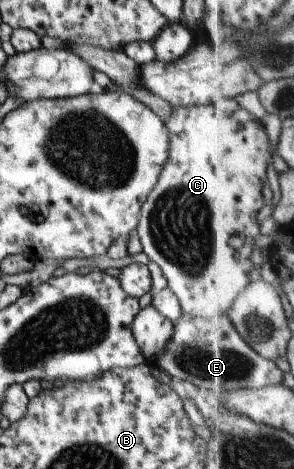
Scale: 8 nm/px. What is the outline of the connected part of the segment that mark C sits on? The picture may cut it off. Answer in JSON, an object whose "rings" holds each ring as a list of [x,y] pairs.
{"rings":[[[226,99],[223,102],[216,100],[206,105],[193,105],[192,107],[178,106],[173,107],[173,114],[169,116],[166,122],[169,130],[169,158],[161,170],[159,180],[155,184],[155,188],[151,190],[147,202],[141,208],[141,218],[137,224],[137,234],[143,247],[143,252],[147,254],[151,261],[155,262],[163,276],[167,279],[167,287],[177,296],[181,310],[184,314],[191,316],[199,316],[199,318],[215,318],[227,316],[233,308],[233,304],[237,302],[237,298],[251,286],[251,272],[255,265],[251,256],[253,250],[261,241],[264,241],[261,235],[261,224],[259,224],[259,212],[265,206],[265,196],[263,196],[263,186],[267,183],[267,172],[269,166],[275,160],[275,144],[265,128],[262,119],[257,119],[249,110],[246,110],[238,99]]]}

